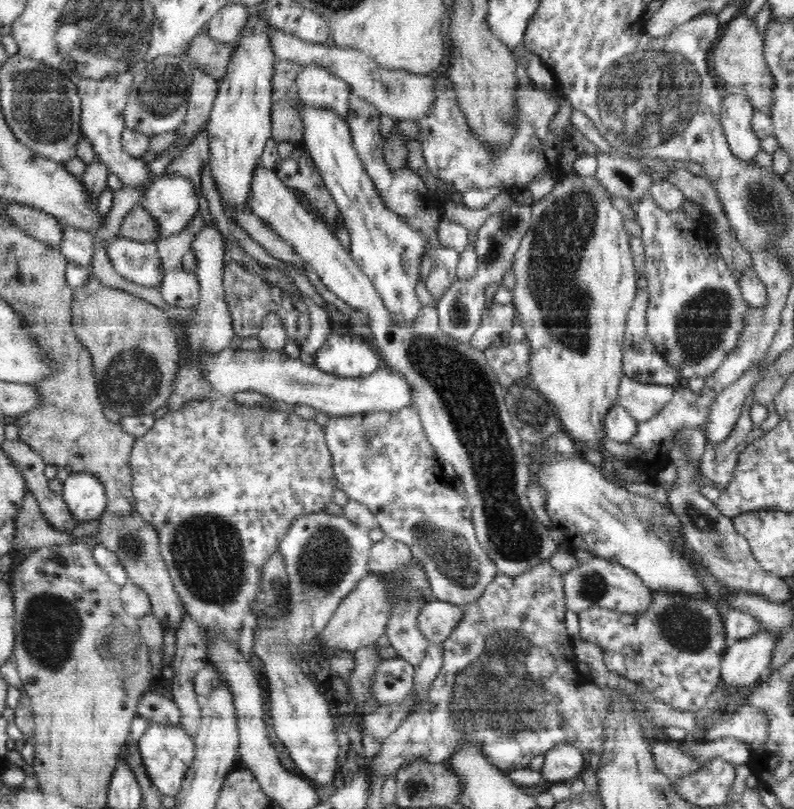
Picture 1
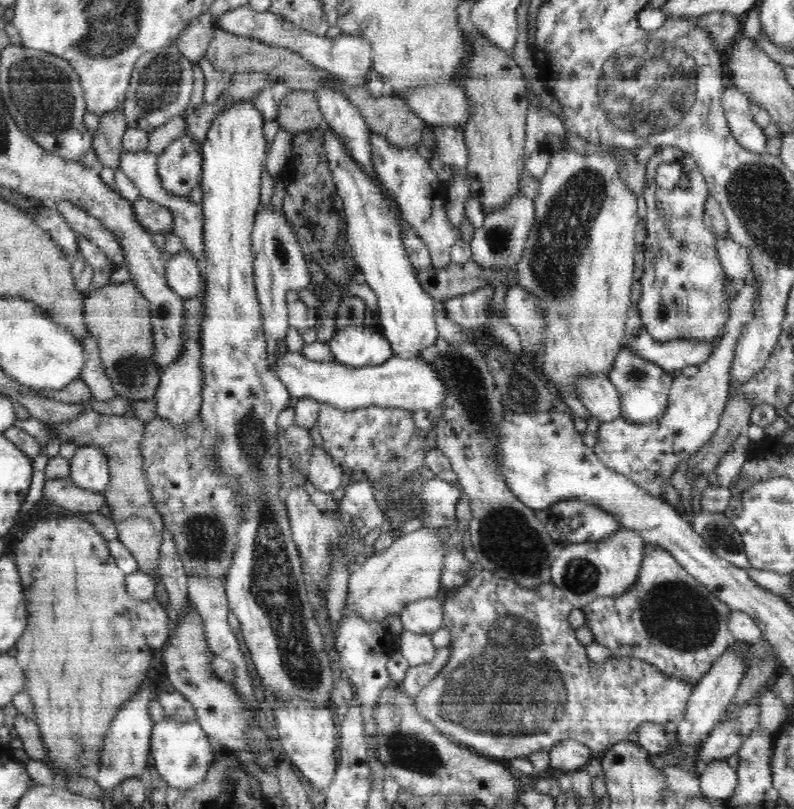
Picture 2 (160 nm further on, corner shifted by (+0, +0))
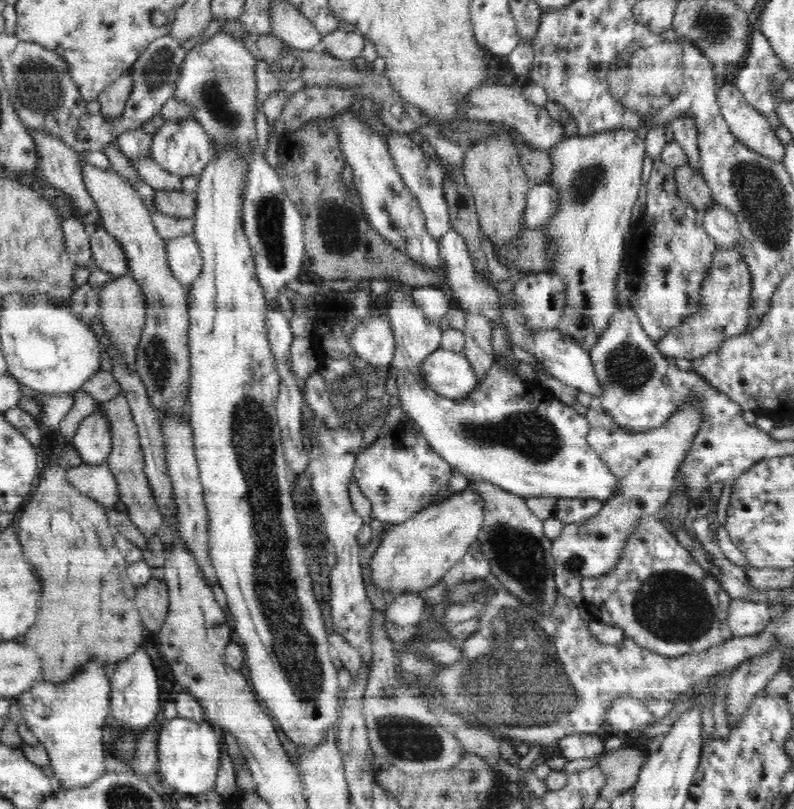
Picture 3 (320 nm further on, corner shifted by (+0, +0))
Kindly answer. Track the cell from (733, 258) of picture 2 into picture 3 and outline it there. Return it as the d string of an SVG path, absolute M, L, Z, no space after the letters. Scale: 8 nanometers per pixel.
M714 201L702 213L703 227L716 243L716 248L740 247L743 237L732 211Z

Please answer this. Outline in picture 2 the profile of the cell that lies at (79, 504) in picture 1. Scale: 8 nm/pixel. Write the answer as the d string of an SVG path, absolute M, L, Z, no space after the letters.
M80 445L71 458L70 478L83 490L105 496L110 483L108 457L98 445Z

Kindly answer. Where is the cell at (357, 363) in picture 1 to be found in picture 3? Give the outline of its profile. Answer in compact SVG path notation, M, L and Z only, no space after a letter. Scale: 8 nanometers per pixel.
M386 315L368 317L352 332L354 353L376 367L388 367L393 360L396 342L390 319Z

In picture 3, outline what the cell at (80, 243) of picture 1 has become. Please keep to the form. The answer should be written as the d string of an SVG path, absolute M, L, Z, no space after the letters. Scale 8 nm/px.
M105 229L96 230L90 240L92 240L94 268L100 268L112 278L128 275L128 259L118 239L112 237Z

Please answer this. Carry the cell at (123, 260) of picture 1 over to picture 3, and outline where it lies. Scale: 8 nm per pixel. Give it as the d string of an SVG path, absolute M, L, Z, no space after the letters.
M30 129L30 136L36 143L36 154L38 157L39 166L39 178L46 180L50 186L56 188L57 192L64 192L67 194L75 208L77 213L83 218L84 223L88 224L100 224L101 215L99 214L98 207L94 203L94 199L88 194L88 189L84 185L84 179L82 179L82 160L83 156L80 153L75 152L74 148L67 146L60 137L56 137L48 131L42 131L42 129Z

